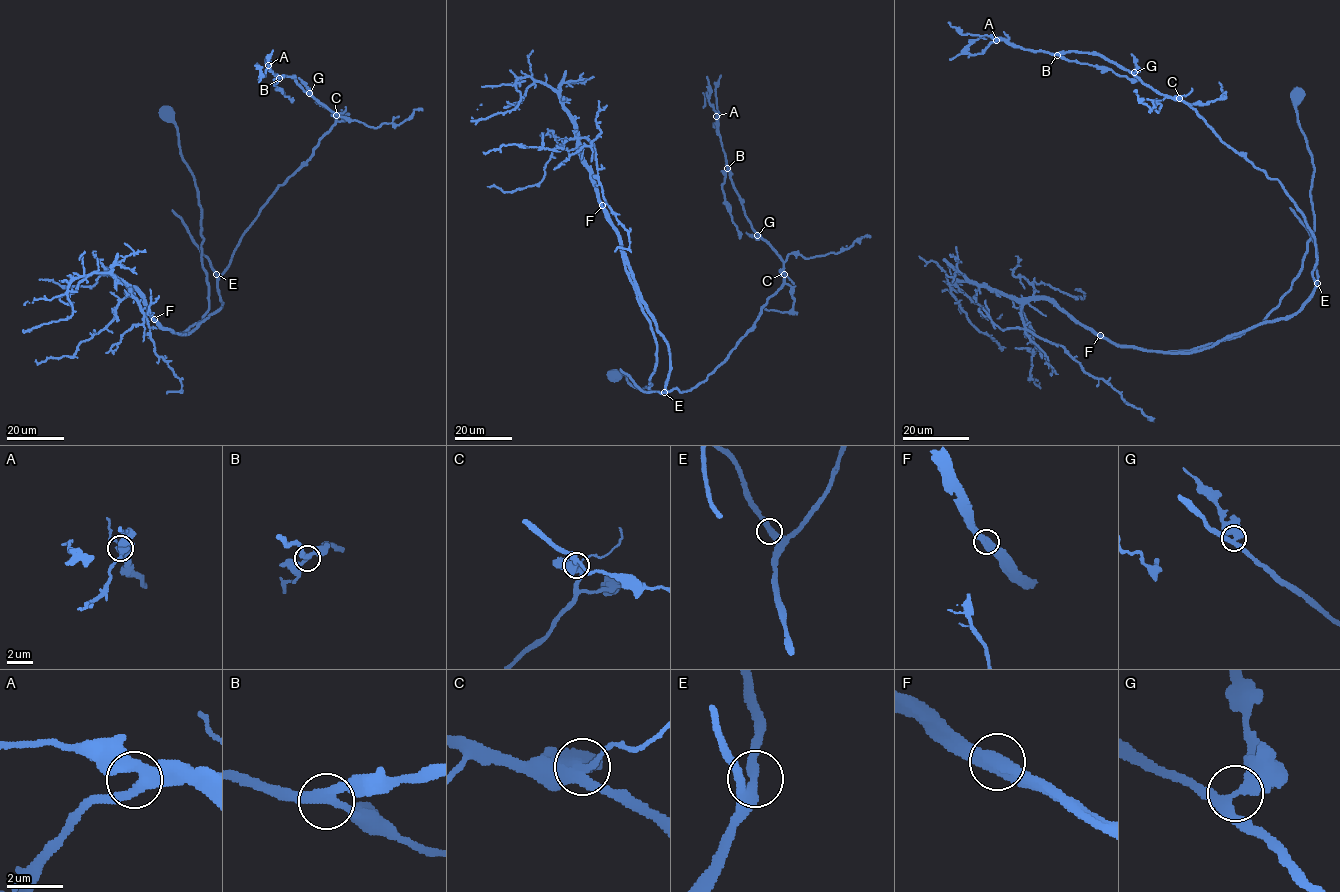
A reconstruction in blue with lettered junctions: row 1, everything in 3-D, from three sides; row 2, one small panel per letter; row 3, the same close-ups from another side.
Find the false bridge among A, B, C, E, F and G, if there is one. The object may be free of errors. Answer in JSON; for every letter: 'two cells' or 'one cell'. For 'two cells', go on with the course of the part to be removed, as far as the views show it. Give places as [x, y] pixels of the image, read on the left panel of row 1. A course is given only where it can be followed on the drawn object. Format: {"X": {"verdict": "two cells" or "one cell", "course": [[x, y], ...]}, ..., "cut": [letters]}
{"A": {"verdict": "one cell"}, "B": {"verdict": "one cell"}, "C": {"verdict": "one cell"}, "E": {"verdict": "one cell"}, "F": {"verdict": "one cell"}, "G": {"verdict": "one cell"}, "cut": []}

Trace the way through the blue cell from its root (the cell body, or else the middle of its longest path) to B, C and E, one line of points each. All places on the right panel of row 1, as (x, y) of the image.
B: (1297, 95), (1314, 167), (1299, 276), (1238, 336), (1161, 352), (1292, 317), (1315, 239), (1186, 104), (1057, 55)
C: (1297, 95), (1314, 167), (1299, 276), (1238, 336), (1161, 352), (1288, 319), (1315, 286), (1301, 211), (1179, 98)
E: (1297, 95), (1314, 167), (1314, 233), (1299, 276), (1238, 336), (1160, 351), (1194, 352), (1288, 319), (1317, 282)

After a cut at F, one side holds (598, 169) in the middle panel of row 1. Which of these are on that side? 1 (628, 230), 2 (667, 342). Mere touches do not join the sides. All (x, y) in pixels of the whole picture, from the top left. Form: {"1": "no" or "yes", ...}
{"1": "yes", "2": "no"}

